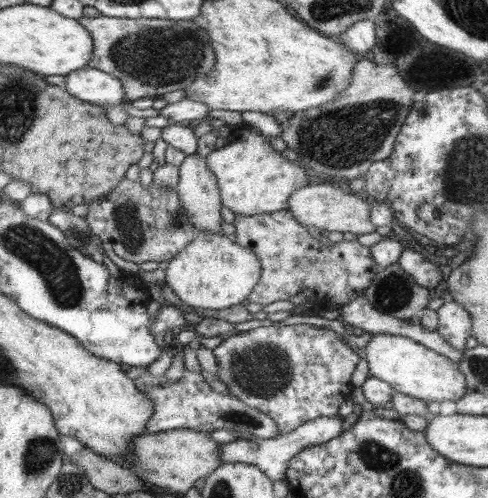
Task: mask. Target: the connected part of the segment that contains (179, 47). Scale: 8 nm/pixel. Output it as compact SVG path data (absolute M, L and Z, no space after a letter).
M83 16L78 19L78 23L84 25L94 38L94 56L93 60L88 62L88 66L97 67L98 70L106 71L106 74L112 74L114 78L121 79L127 101L132 102L138 98L157 98L166 92L184 90L188 85L192 85L202 73L210 72L216 65L217 52L214 52L213 40L210 40L210 35L206 30L198 28L198 25L192 21L106 16L86 18Z

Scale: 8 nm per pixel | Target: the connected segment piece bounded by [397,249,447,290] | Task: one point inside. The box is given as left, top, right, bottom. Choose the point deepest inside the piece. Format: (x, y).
(421, 270)

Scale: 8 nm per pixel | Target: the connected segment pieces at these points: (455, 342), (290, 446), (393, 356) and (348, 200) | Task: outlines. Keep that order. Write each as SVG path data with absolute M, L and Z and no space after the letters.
M446 299L446 302L438 308L437 315L439 325L435 331L452 347L464 352L466 338L471 336L470 313L453 299Z
M340 414L334 418L320 417L313 421L305 422L298 429L290 432L282 432L274 438L258 438L251 437L248 439L236 439L227 444L223 444L222 448L222 465L226 463L248 463L252 466L261 468L270 479L276 481L286 481L286 471L290 461L294 459L294 455L309 446L316 446L340 436L346 430L342 425L344 417Z
M376 334L363 349L365 350L364 359L366 359L369 366L369 374L372 377L390 383L390 386L398 393L426 402L456 401L466 396L466 379L460 372L459 365L453 359L446 358L446 355L438 354L437 351L422 346L422 343L414 342L414 339L408 338L405 335Z
M319 183L309 184L298 189L289 201L289 210L295 215L302 226L314 226L318 230L327 230L328 232L352 232L352 234L370 234L376 230L375 223L371 220L370 204L354 194L350 194L348 189L334 188L334 185Z

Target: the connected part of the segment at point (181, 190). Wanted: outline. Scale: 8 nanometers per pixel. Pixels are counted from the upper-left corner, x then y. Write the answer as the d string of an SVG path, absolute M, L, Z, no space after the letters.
M196 154L186 155L176 187L190 221L199 231L224 234L220 227L224 219L221 214L221 189L217 175L209 169L204 158Z

